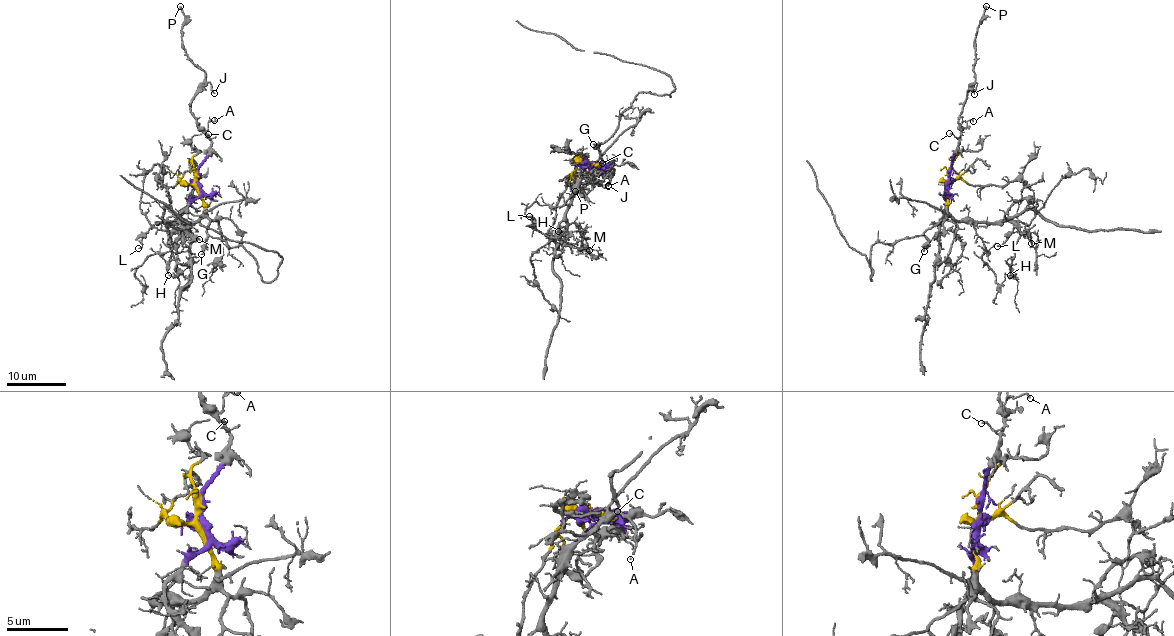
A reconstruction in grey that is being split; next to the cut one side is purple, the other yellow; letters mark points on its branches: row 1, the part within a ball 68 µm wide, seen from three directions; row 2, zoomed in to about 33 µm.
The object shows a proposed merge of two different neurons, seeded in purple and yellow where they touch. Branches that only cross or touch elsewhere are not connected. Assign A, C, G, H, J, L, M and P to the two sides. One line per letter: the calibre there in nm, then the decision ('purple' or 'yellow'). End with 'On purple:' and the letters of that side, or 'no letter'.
A: 120 nm | purple
C: 120 nm | purple
G: 220 nm | yellow
H: 100 nm | yellow
J: 120 nm | purple
L: 130 nm | yellow
M: 150 nm | yellow
P: 260 nm | purple
On purple: A, C, J, P

